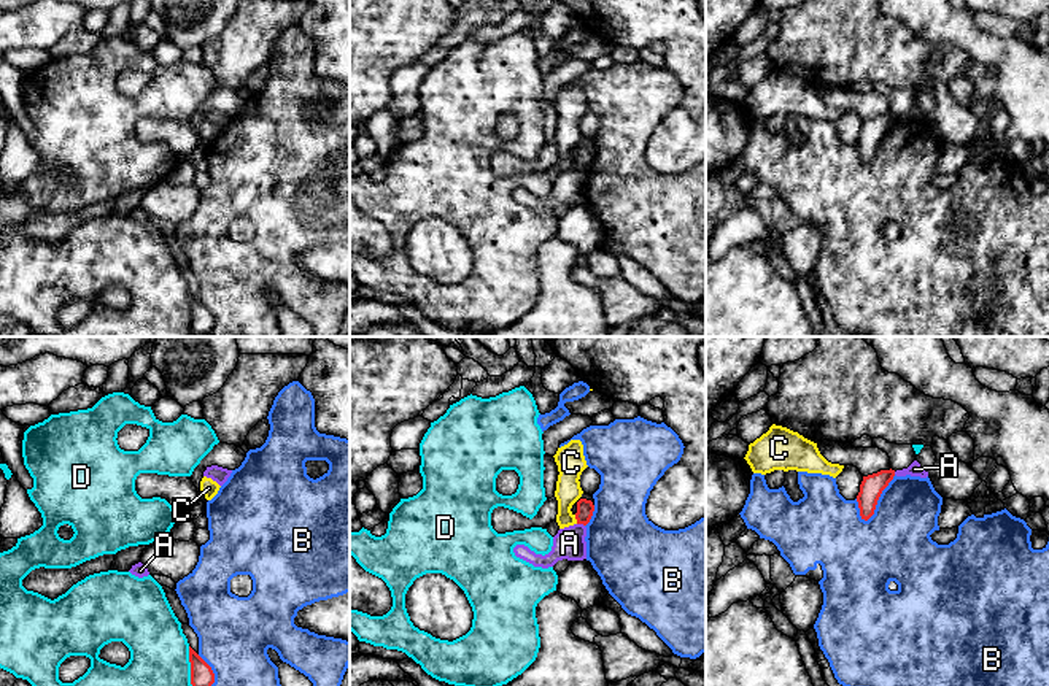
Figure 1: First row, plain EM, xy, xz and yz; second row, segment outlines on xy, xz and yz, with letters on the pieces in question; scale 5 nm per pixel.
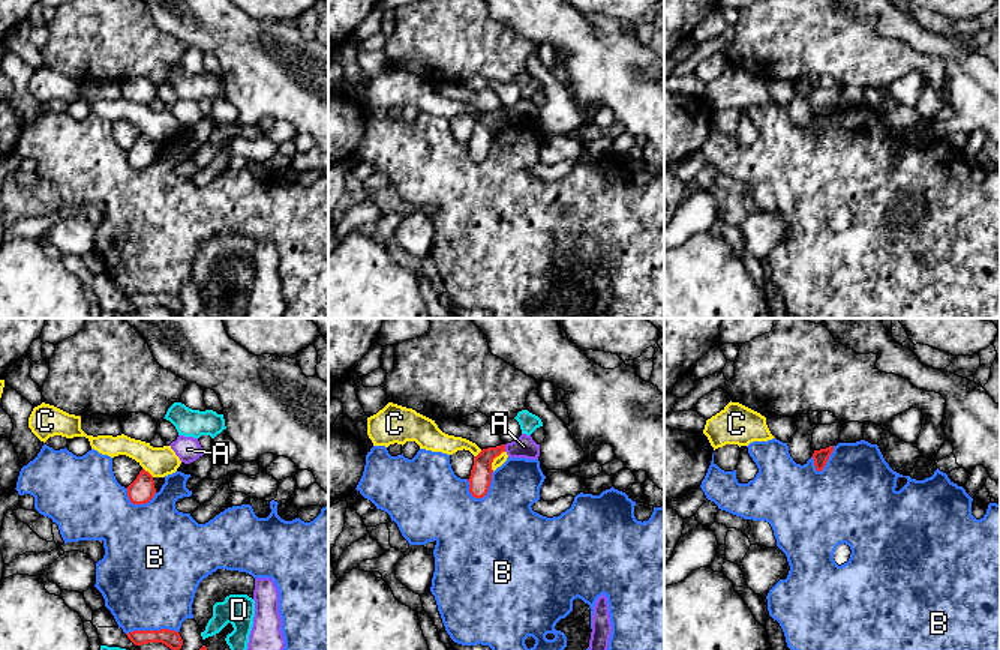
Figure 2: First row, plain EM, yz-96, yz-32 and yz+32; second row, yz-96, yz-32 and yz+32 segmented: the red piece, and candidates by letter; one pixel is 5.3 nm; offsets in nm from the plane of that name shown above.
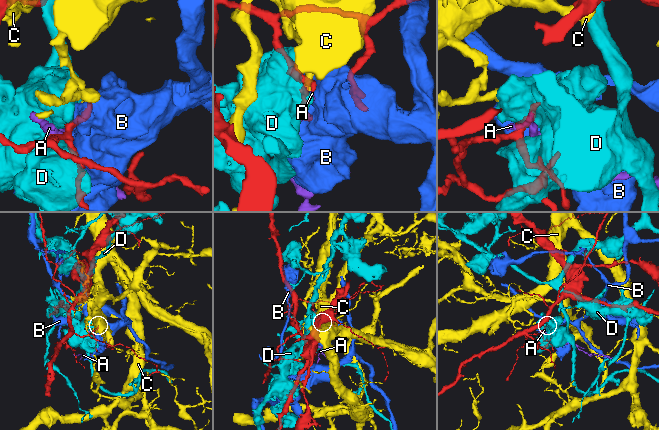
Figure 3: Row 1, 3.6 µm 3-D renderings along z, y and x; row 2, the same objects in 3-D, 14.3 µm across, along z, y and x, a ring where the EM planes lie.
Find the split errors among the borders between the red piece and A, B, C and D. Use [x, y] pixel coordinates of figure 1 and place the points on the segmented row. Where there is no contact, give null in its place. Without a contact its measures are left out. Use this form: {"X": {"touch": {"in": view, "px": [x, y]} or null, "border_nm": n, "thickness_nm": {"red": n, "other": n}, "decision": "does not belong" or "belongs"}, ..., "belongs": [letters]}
{"A": {"touch": {"in": "xz", "px": [580, 523]}, "border_nm": 40, "thickness_nm": {"red": 90, "other": 160}, "decision": "does not belong"}, "B": {"touch": {"in": "yz", "px": [878, 499]}, "border_nm": 280, "thickness_nm": {"red": 120, "other": 360}, "decision": "does not belong"}, "C": {"touch": {"in": "xz", "px": [576, 518]}, "border_nm": 50, "thickness_nm": {"red": 90, "other": 130}, "decision": "does not belong"}, "D": {"touch": {"in": "xy", "px": [191, 666]}, "border_nm": 200, "thickness_nm": {"red": 110, "other": 300}, "decision": "does not belong"}, "belongs": []}

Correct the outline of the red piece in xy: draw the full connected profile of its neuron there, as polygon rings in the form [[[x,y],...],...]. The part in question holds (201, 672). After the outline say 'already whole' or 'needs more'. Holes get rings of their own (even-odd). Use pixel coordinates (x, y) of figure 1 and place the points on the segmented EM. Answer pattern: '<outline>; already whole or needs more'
[[[189,646],[191,662],[191,684],[192,686],[211,686],[215,683],[215,673],[211,667]]]; already whole

